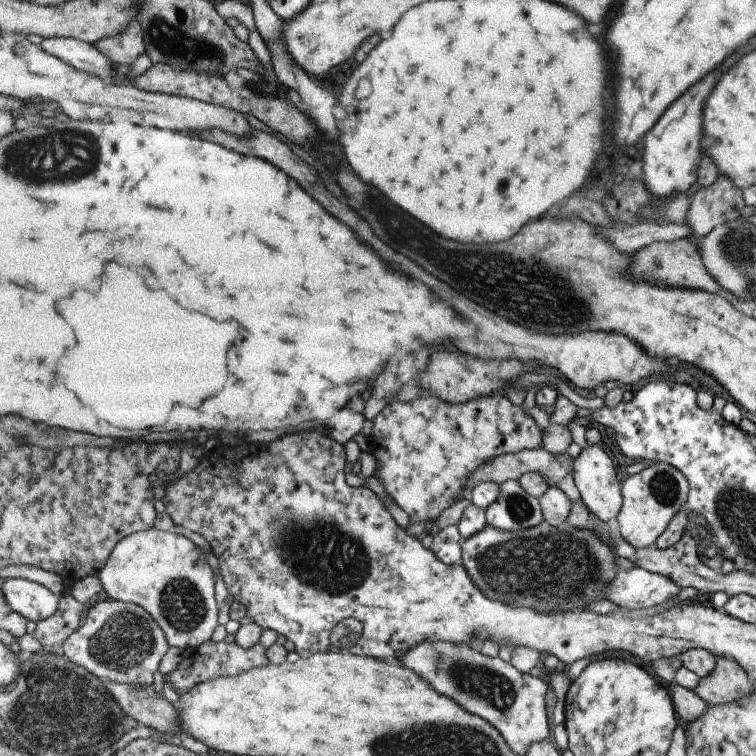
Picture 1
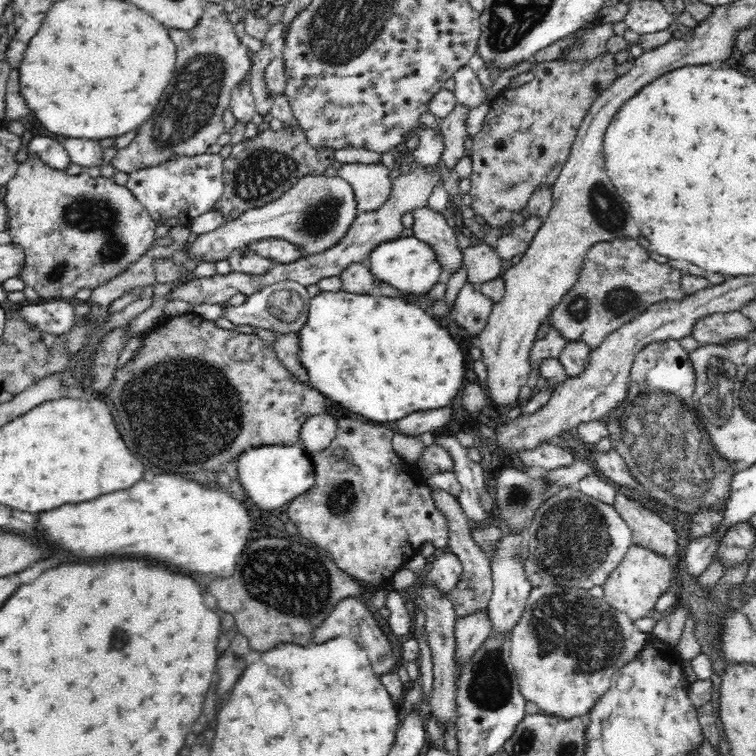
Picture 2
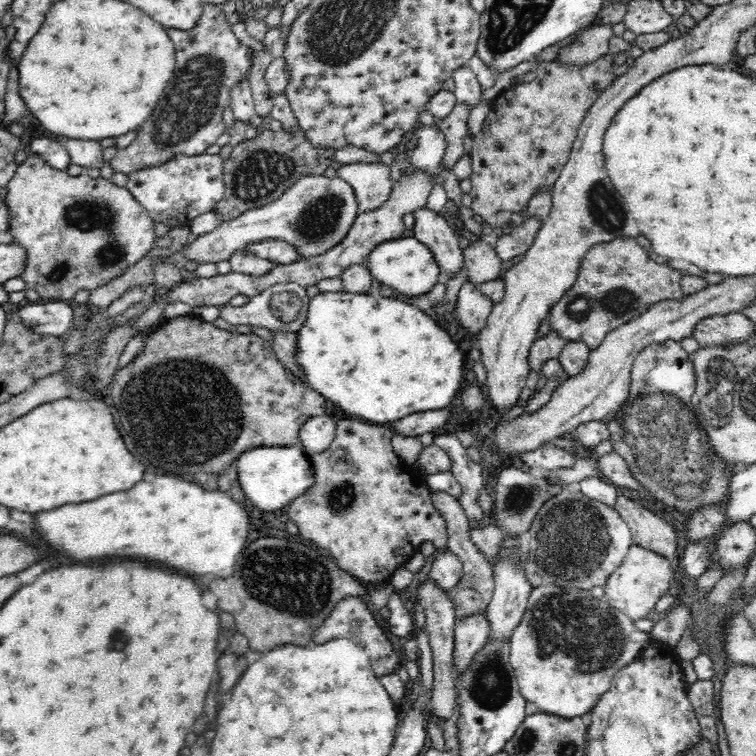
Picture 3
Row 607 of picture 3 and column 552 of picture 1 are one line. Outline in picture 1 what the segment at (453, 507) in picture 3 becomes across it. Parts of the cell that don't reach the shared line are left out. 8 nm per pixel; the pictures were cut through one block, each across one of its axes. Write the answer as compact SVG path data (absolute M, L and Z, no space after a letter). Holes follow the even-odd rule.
M529 450L529 452L521 452L521 454L509 454L509 456L503 456L499 460L493 460L493 464L485 464L485 468L477 470L471 480L469 480L469 488L465 490L463 498L469 498L471 496L471 490L481 484L481 482L497 482L499 486L501 484L509 484L511 480L513 482L519 482L523 474L539 474L539 478L545 482L547 488L557 488L565 494L565 498L575 504L579 502L579 494L575 490L575 482L573 482L573 460L569 458L569 454L549 454L545 450Z

